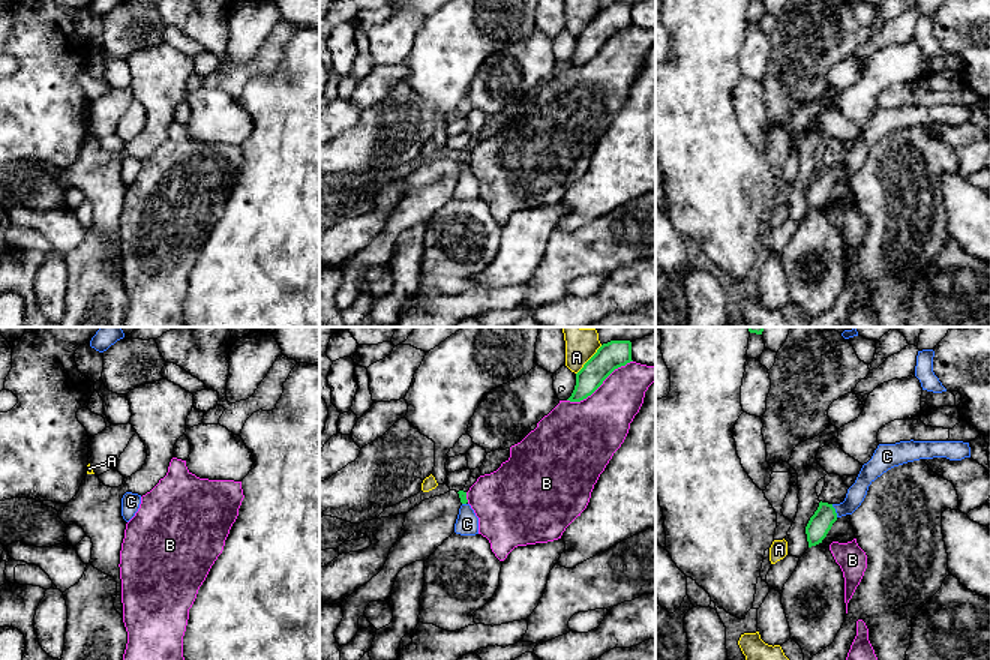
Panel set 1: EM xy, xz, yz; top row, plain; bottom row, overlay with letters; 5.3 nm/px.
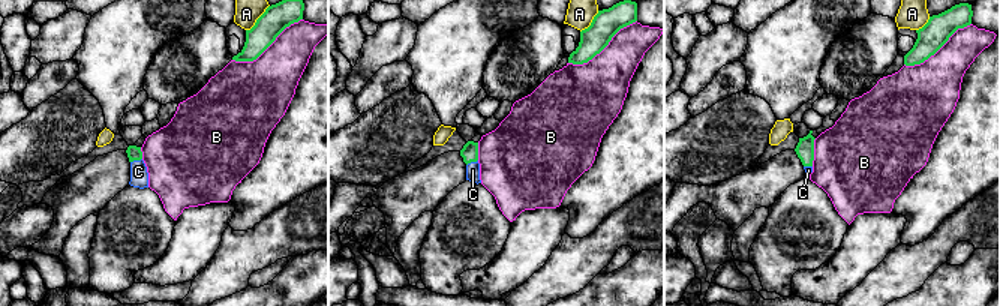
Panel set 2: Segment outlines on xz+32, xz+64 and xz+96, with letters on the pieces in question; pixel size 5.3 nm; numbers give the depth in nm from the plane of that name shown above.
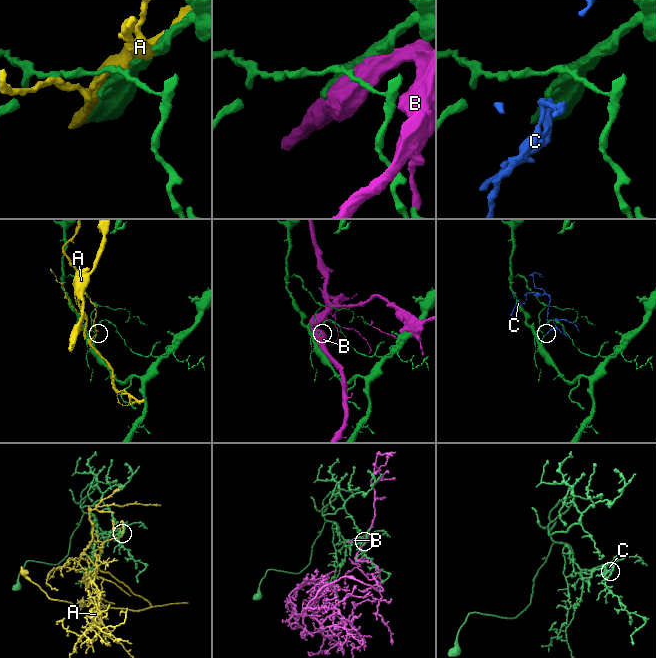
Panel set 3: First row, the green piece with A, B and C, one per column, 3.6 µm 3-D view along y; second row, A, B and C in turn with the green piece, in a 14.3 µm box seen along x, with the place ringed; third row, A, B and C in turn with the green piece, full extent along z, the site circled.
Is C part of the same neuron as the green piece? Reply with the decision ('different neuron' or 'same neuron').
same neuron

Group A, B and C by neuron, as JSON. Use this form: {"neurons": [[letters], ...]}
{"neurons": [["A"], ["B"], ["C"]]}

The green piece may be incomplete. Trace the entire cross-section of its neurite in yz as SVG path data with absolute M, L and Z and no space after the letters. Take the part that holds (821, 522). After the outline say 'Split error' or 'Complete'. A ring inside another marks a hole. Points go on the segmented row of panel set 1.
M910 440L896 444L879 444L872 459L862 465L855 483L848 489L843 502L819 502L818 510L806 526L808 548L822 543L838 518L852 514L864 501L868 486L884 472L908 462L933 458L946 458L950 460L970 458L969 442Z. Split error

